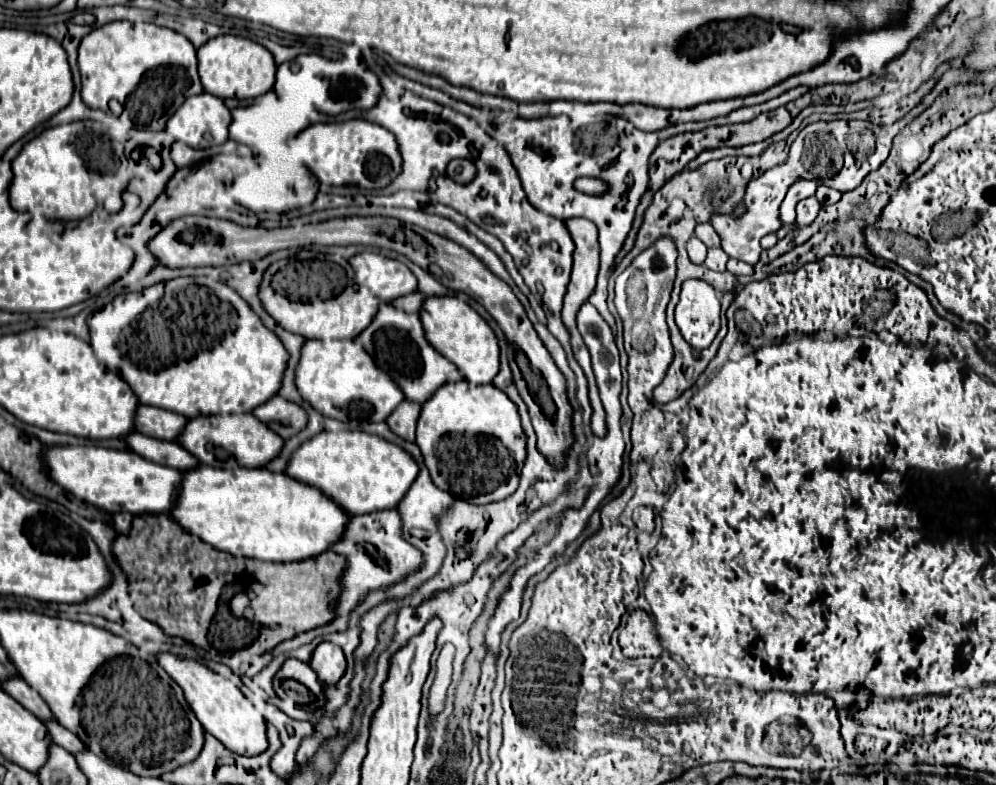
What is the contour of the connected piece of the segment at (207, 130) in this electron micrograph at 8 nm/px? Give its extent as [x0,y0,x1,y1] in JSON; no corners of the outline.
[166,93,230,149]

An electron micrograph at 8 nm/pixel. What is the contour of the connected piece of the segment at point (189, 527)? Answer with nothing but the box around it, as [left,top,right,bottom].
[172,465,352,563]

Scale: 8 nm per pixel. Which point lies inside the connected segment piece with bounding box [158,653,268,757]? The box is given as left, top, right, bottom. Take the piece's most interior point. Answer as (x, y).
(219, 705)

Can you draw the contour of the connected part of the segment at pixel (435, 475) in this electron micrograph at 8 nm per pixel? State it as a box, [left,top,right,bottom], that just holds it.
[416,381,526,505]

